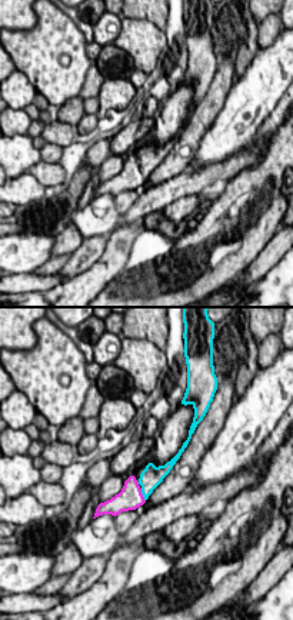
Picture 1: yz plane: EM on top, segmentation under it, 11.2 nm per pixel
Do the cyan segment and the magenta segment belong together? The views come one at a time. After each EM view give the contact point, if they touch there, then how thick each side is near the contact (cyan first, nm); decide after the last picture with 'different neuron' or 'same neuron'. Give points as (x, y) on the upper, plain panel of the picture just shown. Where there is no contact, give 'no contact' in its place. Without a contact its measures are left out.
contact (142, 173); calibres 240 and 280 nm

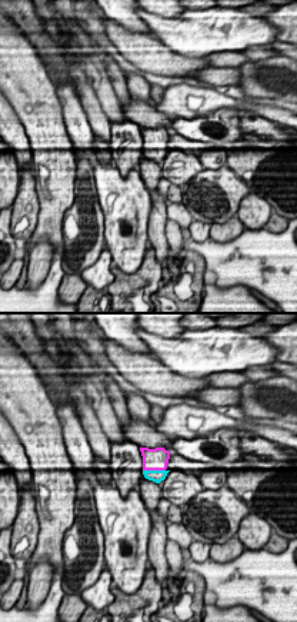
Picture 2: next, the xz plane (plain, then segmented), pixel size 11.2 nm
contact (154, 150); calibres 140 and 260 nm

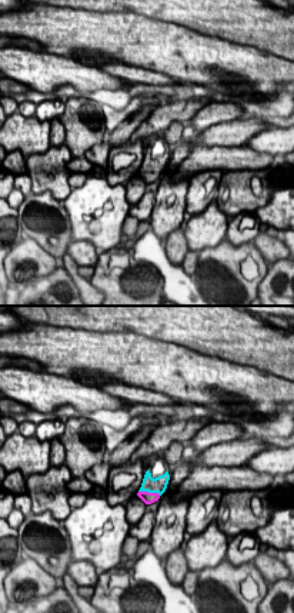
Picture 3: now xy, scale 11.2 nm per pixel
contact (150, 172); calibres 190 and 130 nm

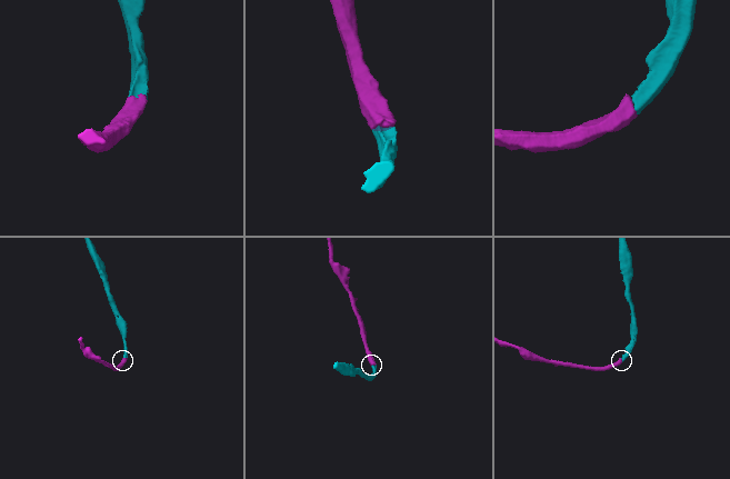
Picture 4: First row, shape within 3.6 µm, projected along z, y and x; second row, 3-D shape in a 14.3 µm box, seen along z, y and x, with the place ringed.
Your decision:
same neuron

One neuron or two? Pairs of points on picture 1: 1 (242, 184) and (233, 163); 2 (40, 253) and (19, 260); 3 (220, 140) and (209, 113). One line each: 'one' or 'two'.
1: two
2: one
3: two

